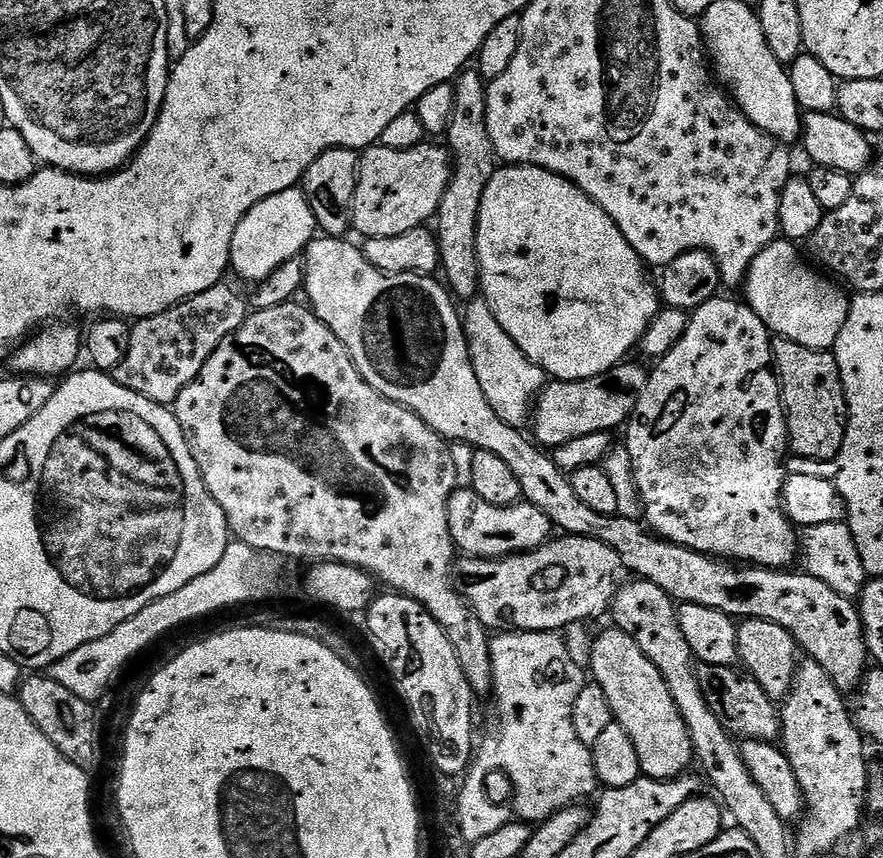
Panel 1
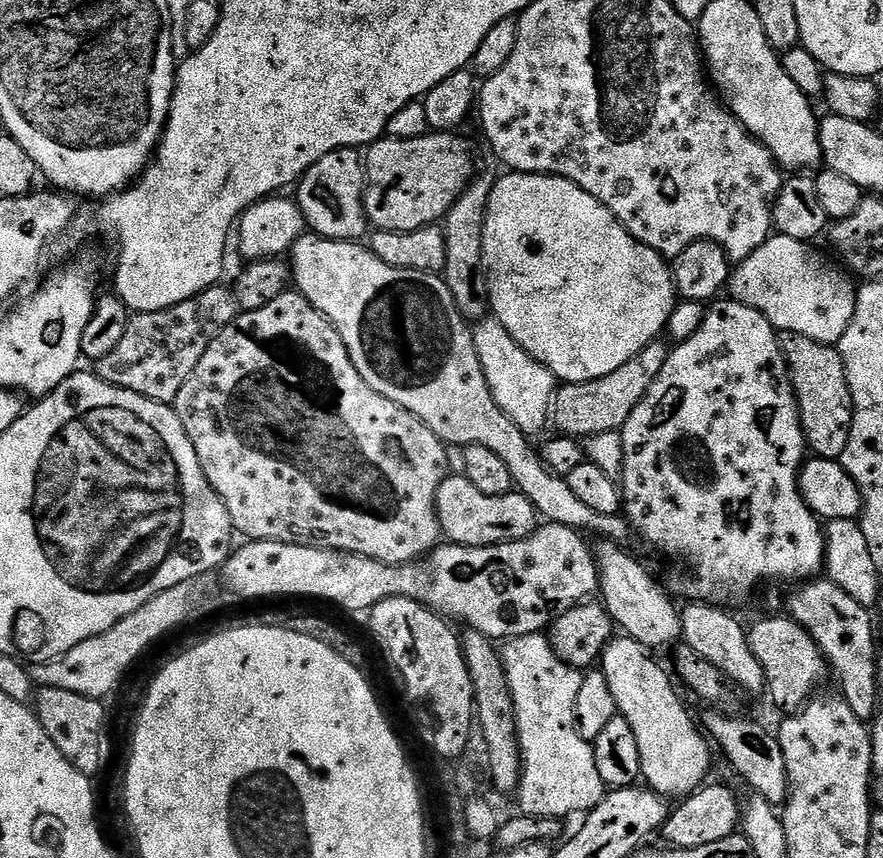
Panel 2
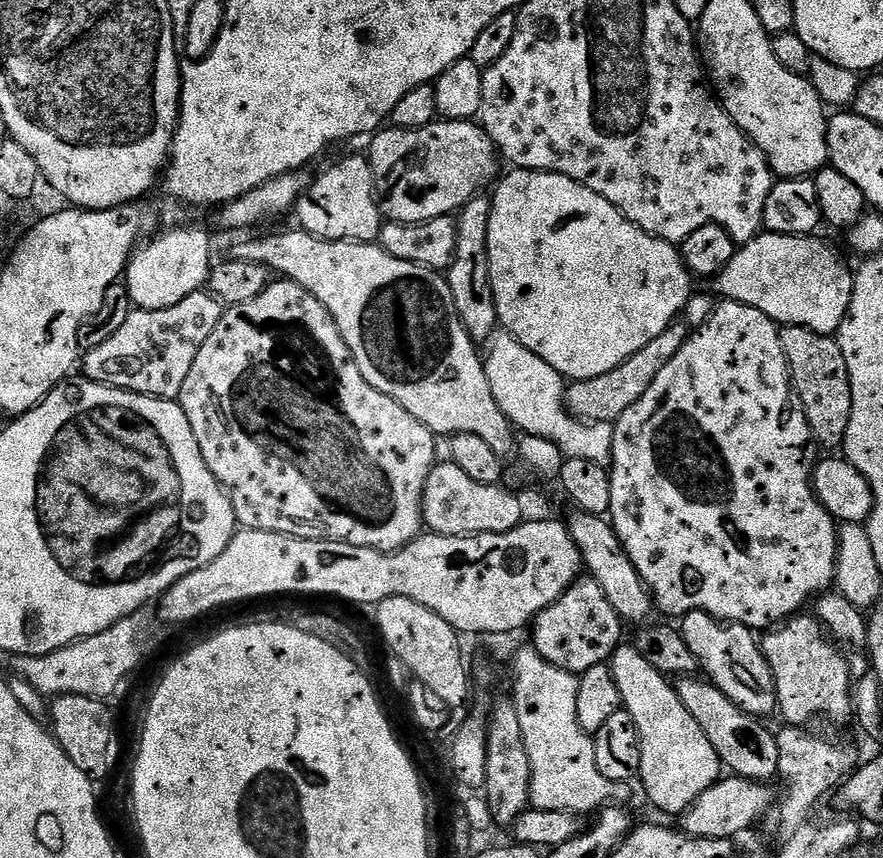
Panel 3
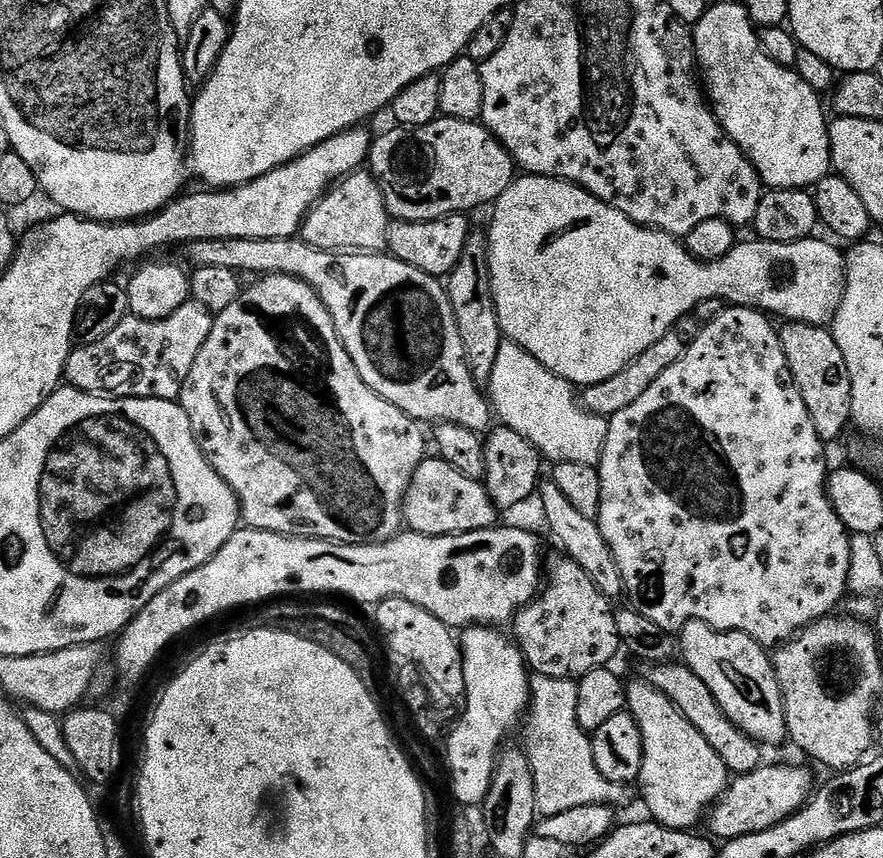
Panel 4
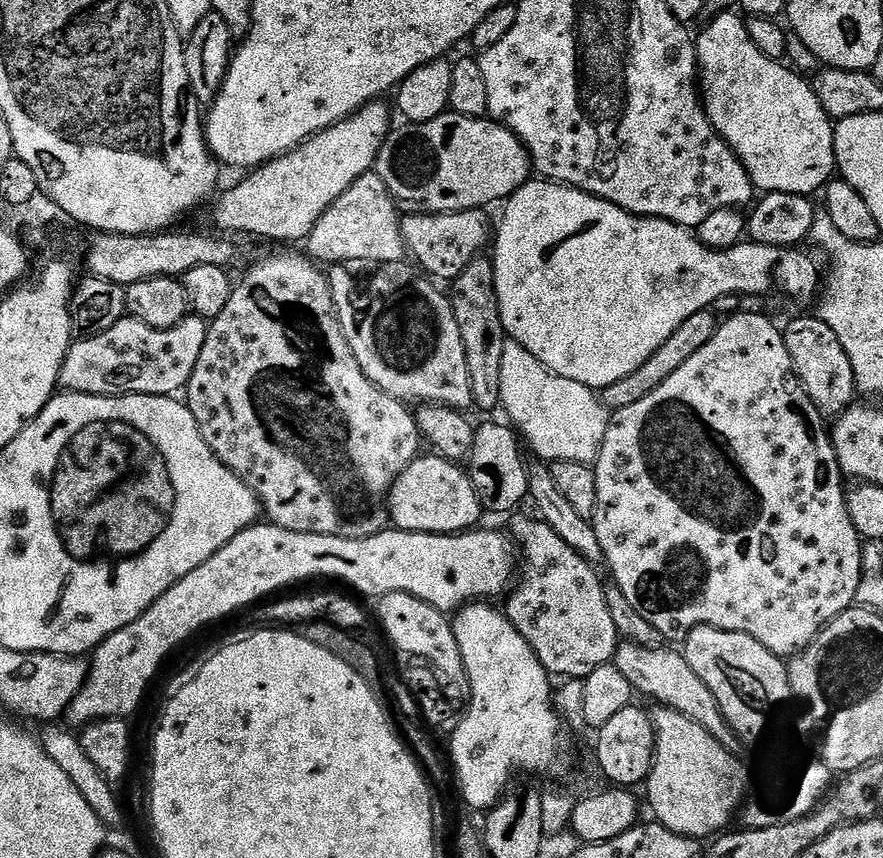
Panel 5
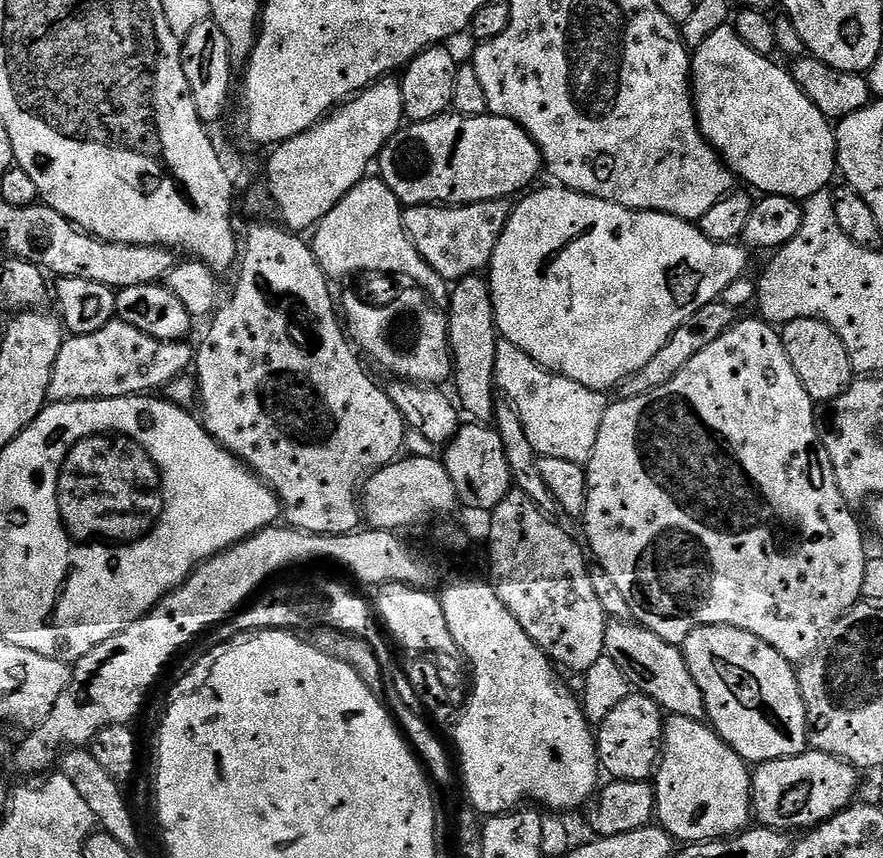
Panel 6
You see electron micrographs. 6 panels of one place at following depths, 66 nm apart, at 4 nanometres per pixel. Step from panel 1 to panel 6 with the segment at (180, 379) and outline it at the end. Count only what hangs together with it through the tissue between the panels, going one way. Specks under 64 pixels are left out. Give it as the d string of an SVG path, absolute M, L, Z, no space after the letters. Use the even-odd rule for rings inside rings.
M118 319L102 326L102 330L97 330L95 334L69 335L58 350L58 358L50 374L48 399L53 404L61 404L71 400L109 400L155 393L155 388L163 389L171 380L185 375L193 367L194 348L190 345L188 340L150 338L150 334L142 334L142 330Z

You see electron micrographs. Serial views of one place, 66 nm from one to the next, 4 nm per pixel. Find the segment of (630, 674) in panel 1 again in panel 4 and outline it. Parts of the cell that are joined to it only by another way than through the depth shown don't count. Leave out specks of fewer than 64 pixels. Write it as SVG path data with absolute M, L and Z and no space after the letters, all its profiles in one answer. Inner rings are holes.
M640 678L627 685L628 703L626 710L638 722L642 734L644 757L638 787L644 804L653 821L668 828L692 830L696 823L705 819L712 805L720 799L730 783L728 767L714 754L714 746L690 726L690 722L646 678Z

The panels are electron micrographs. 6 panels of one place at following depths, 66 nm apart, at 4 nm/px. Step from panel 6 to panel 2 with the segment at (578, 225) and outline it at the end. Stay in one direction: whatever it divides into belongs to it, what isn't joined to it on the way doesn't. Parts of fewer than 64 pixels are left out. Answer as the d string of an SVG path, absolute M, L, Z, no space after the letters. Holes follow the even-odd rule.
M509 171L504 175L508 176L502 177L501 180L497 179L492 185L490 206L486 210L482 238L484 262L488 273L488 302L491 315L495 316L498 322L502 322L502 326L506 326L510 338L514 338L514 342L518 342L518 346L522 346L522 350L526 350L530 358L549 368L557 381L577 384L597 380L606 374L614 374L618 366L626 366L630 358L638 355L647 344L653 343L659 337L656 335L659 332L663 333L668 327L670 314L678 303L676 284L672 281L669 261L650 246L635 240L622 226L622 222L618 222L618 218L614 218L614 214L610 214L610 210L602 206L598 198L594 198L594 194L582 190L582 186L561 176L543 176L537 172ZM773 234L765 244L758 246L758 250L754 250L731 269L726 288L731 299L761 312L772 327L781 333L808 336L814 342L836 346L839 345L842 334L846 334L846 326L850 326L854 318L858 288L855 283L852 285L851 279L853 280L853 277L848 274L844 274L844 277L836 276L831 262L816 246L809 247L805 241L798 238Z

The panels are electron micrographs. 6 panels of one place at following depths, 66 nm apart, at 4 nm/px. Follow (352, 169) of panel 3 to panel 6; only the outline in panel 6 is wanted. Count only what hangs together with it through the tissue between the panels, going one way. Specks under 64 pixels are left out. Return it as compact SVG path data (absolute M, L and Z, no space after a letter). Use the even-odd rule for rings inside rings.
M361 180L354 190L340 199L330 214L320 219L311 233L310 243L318 266L322 266L325 276L329 278L348 276L351 272L381 272L384 276L393 272L396 276L405 276L408 282L424 291L433 304L447 305L449 281L443 280L422 258L422 254L418 254L404 229L404 208L384 180Z

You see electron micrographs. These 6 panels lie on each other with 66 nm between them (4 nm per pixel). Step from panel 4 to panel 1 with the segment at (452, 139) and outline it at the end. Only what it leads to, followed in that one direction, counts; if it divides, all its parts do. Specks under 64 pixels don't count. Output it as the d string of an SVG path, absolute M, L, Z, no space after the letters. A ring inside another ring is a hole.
M425 142L410 150L390 150L373 146L359 153L360 173L356 175L356 193L352 203L352 228L361 232L361 237L394 238L415 228L423 228L435 217L440 208L448 183L452 177L452 157L447 147L440 148L436 142Z

